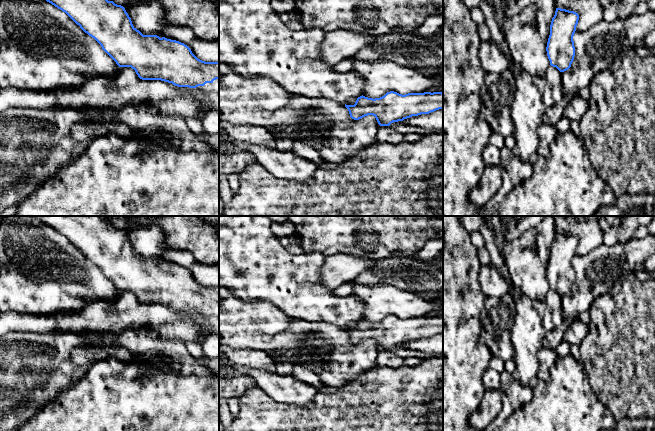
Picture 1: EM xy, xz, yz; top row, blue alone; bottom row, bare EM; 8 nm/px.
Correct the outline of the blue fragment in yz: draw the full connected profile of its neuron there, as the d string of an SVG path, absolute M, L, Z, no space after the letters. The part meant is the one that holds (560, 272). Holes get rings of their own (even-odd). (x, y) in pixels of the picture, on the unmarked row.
M556 232L552 242L546 275L550 289L560 296L568 294L574 284L573 260L578 244L578 237L561 232Z

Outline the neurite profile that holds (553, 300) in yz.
M549 290L545 300L547 309L543 316L543 326L547 332L555 327L563 325L564 319L561 309L561 296L553 290Z

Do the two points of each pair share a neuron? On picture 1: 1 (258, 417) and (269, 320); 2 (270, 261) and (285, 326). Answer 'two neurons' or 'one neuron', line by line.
1: two neurons
2: two neurons

